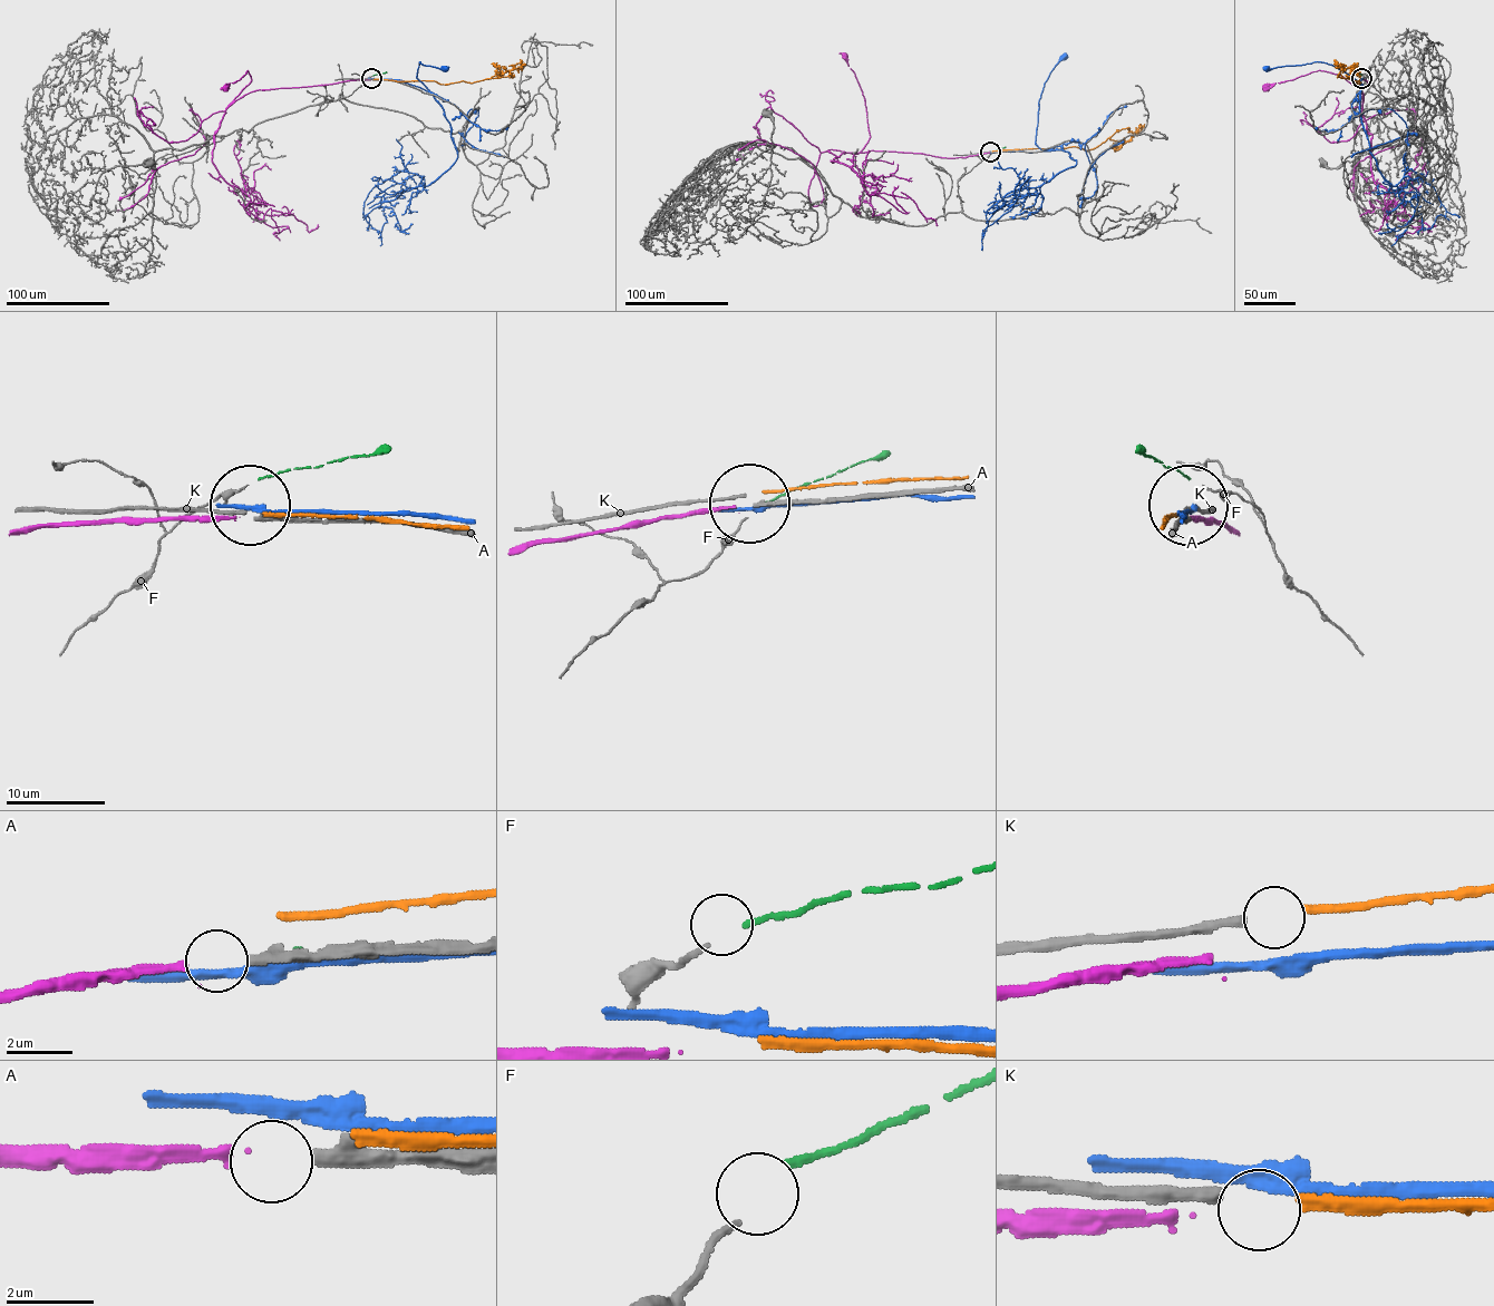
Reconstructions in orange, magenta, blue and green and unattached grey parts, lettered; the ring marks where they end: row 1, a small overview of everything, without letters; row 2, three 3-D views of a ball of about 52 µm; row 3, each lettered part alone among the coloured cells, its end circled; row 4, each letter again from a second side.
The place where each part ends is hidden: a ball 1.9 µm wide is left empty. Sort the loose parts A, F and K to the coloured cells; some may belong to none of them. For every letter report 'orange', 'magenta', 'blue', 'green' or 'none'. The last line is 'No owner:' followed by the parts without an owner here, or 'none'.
A: magenta
F: green
K: none
No owner: K

